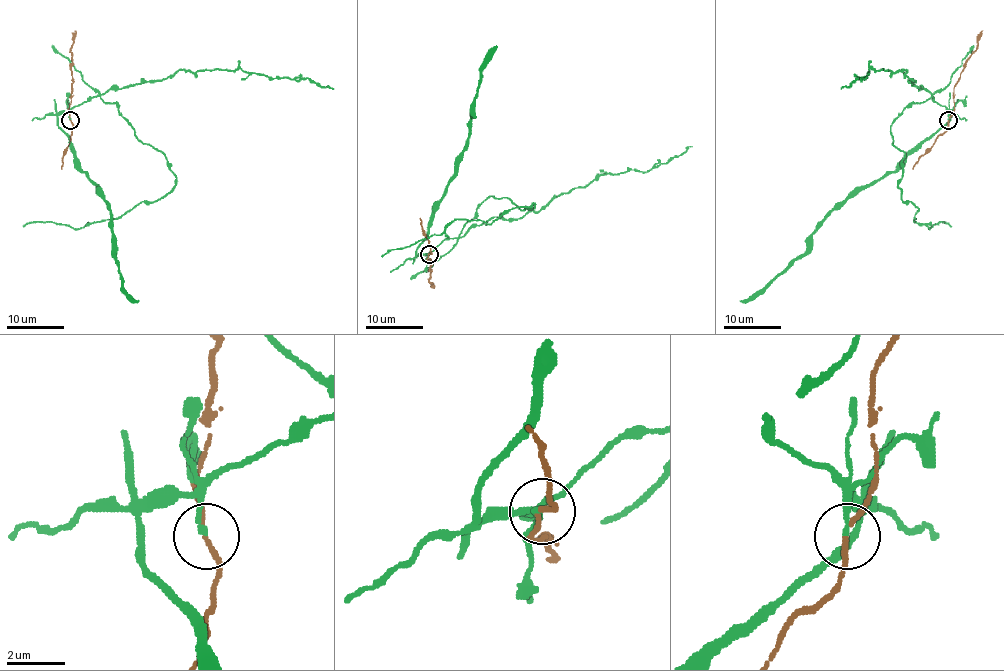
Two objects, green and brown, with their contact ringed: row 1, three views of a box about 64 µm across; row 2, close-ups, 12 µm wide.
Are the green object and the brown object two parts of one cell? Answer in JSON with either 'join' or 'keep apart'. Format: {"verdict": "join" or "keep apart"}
{"verdict": "keep apart"}

